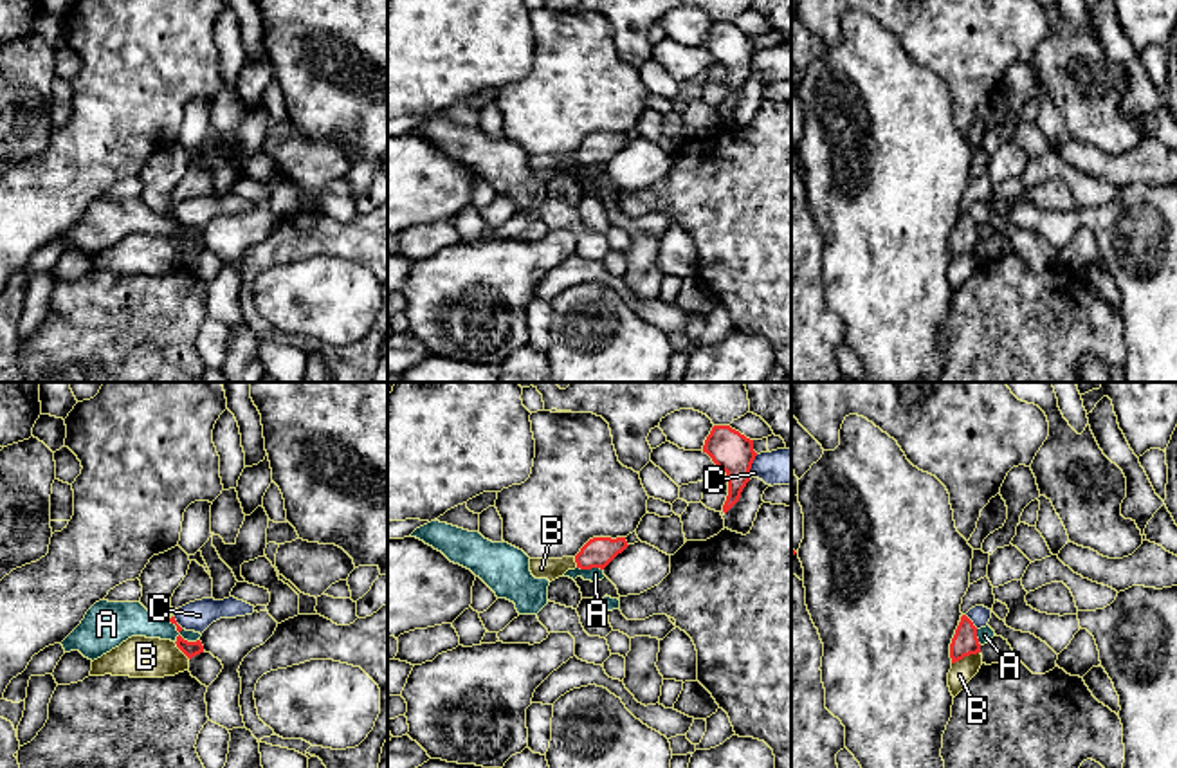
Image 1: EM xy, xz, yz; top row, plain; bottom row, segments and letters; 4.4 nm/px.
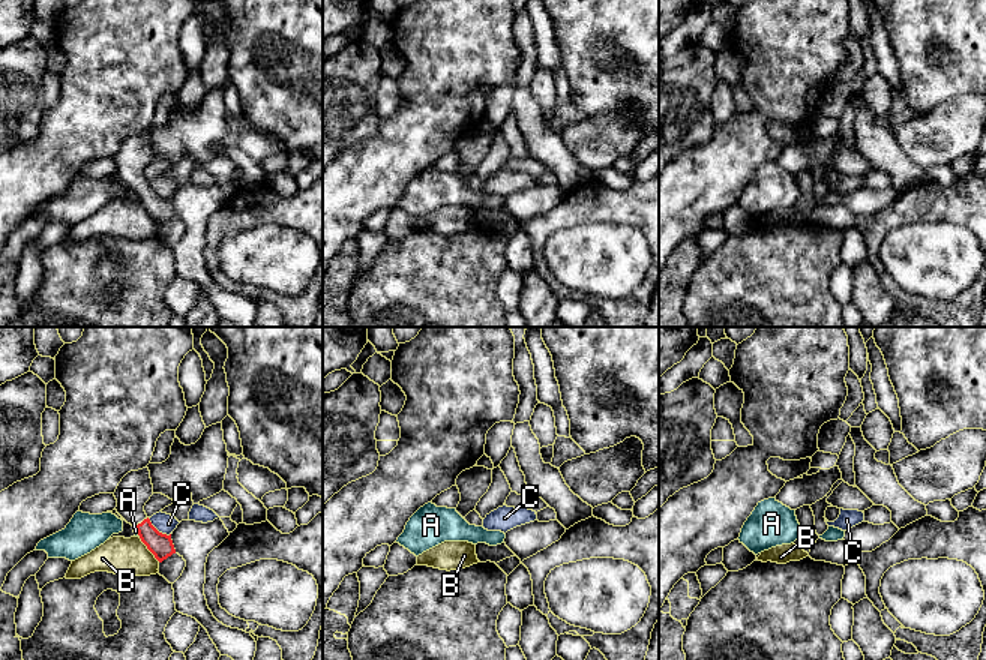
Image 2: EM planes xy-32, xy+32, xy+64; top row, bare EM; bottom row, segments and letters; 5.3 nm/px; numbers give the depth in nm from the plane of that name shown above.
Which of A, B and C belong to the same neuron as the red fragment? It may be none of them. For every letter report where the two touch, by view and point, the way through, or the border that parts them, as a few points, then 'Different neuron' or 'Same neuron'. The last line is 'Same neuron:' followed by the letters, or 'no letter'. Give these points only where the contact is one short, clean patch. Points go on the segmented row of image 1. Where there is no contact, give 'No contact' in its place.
A: Touches red at xy (181, 637). Boundary: xy (168, 621), (184, 639), (199, 640). Different neuron
B: Touches red at yz (965, 655). Different neuron
C: Touches red at xz (750, 467). Different neuron
Same neuron: no letter

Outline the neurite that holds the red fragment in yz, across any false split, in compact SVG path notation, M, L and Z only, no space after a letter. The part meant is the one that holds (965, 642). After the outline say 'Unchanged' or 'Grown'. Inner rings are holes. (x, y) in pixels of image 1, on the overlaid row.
M963 615L950 644L952 663L977 653L981 653L977 627L966 615Z. Unchanged

